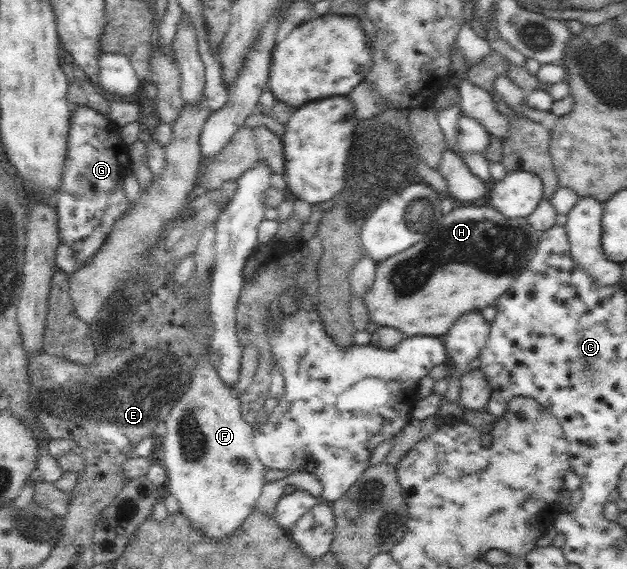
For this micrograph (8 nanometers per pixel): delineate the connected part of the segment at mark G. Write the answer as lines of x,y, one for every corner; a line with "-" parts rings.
72,105
72,111
65,171
55,194
54,207
59,238
74,251
80,266
98,253
112,232
113,222
126,215
132,202
122,188
130,169
124,160
127,146
120,137
120,127
89,106

